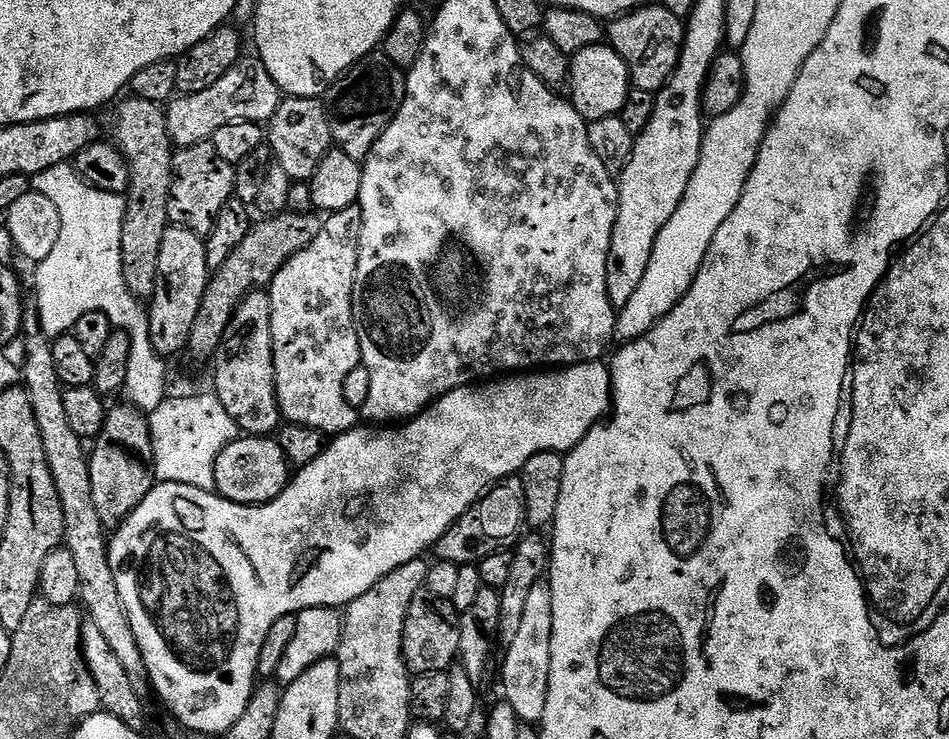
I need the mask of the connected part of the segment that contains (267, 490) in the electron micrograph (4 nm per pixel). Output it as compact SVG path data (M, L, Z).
M241 435L232 440L218 454L214 463L215 493L235 504L259 506L269 504L282 490L286 490L290 479L290 463L284 448L276 438Z

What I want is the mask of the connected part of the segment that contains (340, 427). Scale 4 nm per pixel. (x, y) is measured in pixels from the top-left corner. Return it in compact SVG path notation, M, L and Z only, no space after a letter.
M359 207L333 212L324 220L322 230L306 250L294 254L272 279L272 337L274 338L274 374L280 415L288 424L311 428L325 437L335 438L357 427L357 409L342 398L342 382L350 370L361 367L360 343L352 317L352 291L358 270L360 237Z

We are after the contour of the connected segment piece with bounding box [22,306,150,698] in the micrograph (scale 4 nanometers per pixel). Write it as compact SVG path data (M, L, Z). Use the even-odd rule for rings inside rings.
M32 306L24 309L23 340L25 356L24 364L22 362L22 387L30 398L30 406L38 422L38 434L42 438L42 450L46 454L54 486L58 490L64 515L63 547L67 548L68 556L74 558L74 567L78 573L76 595L91 627L92 624L96 627L97 634L104 639L104 644L112 651L113 658L120 663L117 664L119 671L130 674L130 686L134 686L134 694L138 694L141 698L147 697L147 692L150 692L150 681L146 662L134 638L134 626L130 626L122 594L118 594L118 582L114 582L114 570L110 570L108 557L110 536L106 531L106 525L98 518L98 509L94 506L94 490L90 490L88 465L90 456L80 436L74 434L74 430L70 430L64 406L66 389L58 378L58 370L54 370L52 345L49 337L45 336L40 328L40 315Z

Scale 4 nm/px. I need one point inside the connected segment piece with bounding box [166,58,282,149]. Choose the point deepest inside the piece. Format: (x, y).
(246, 93)

